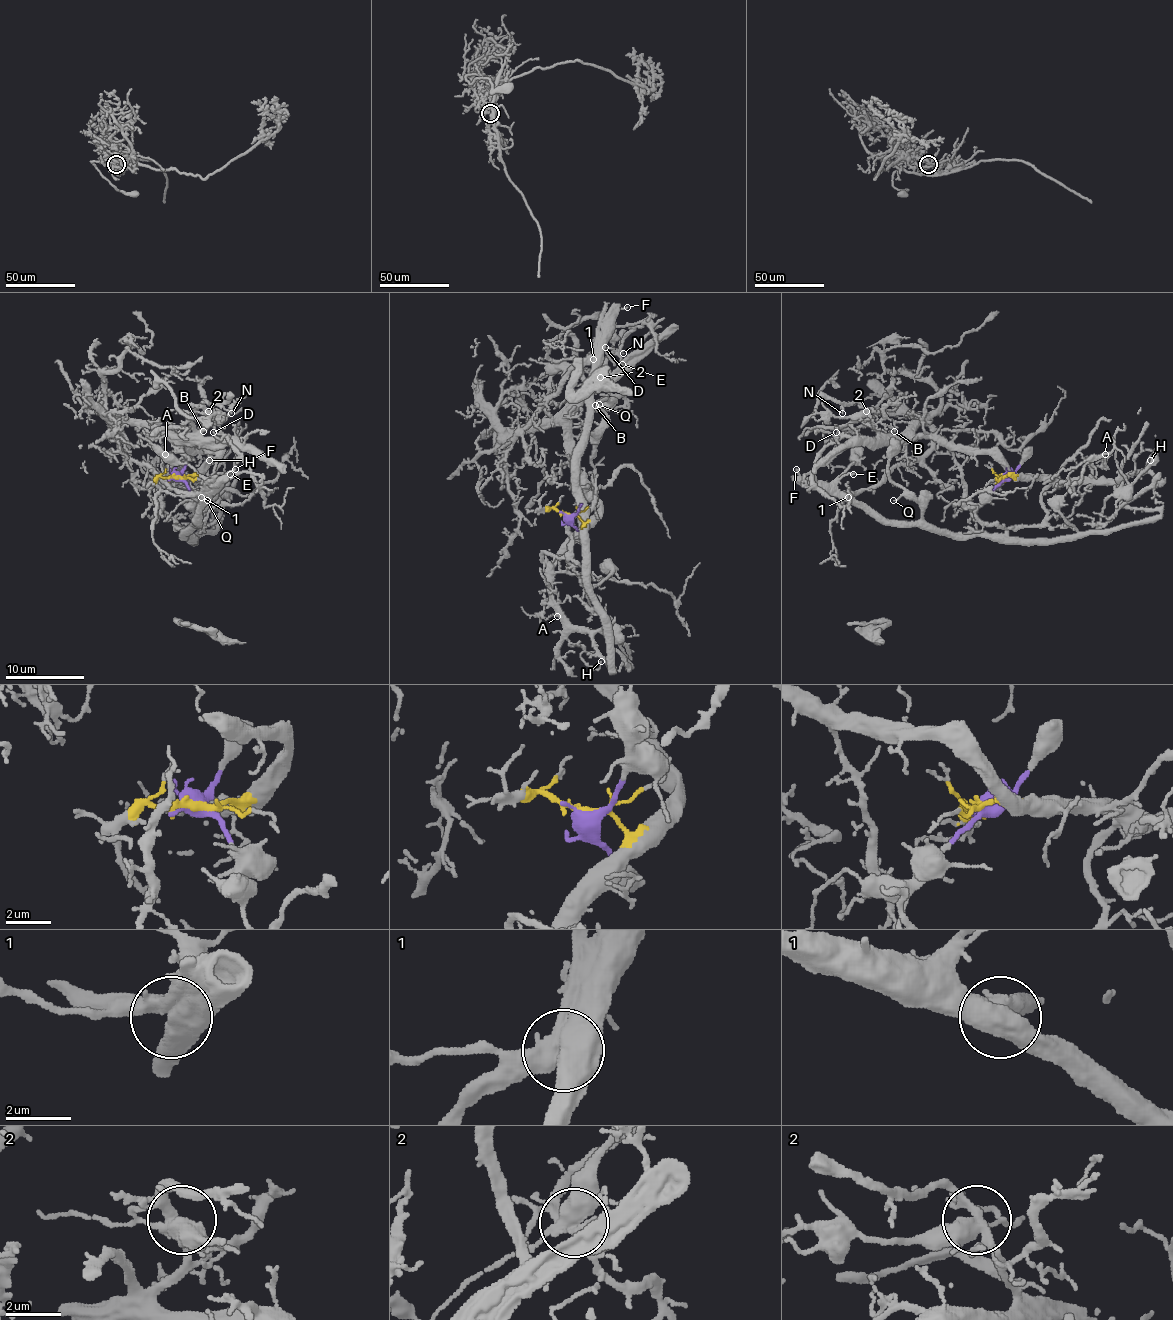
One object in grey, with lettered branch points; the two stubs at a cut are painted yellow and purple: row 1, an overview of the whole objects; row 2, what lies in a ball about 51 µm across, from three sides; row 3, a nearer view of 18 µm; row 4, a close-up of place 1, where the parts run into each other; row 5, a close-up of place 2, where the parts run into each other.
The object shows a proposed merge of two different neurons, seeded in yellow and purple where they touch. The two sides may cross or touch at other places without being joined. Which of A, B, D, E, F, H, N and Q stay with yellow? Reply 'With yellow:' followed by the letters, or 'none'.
With yellow: A, B, D, H, N

